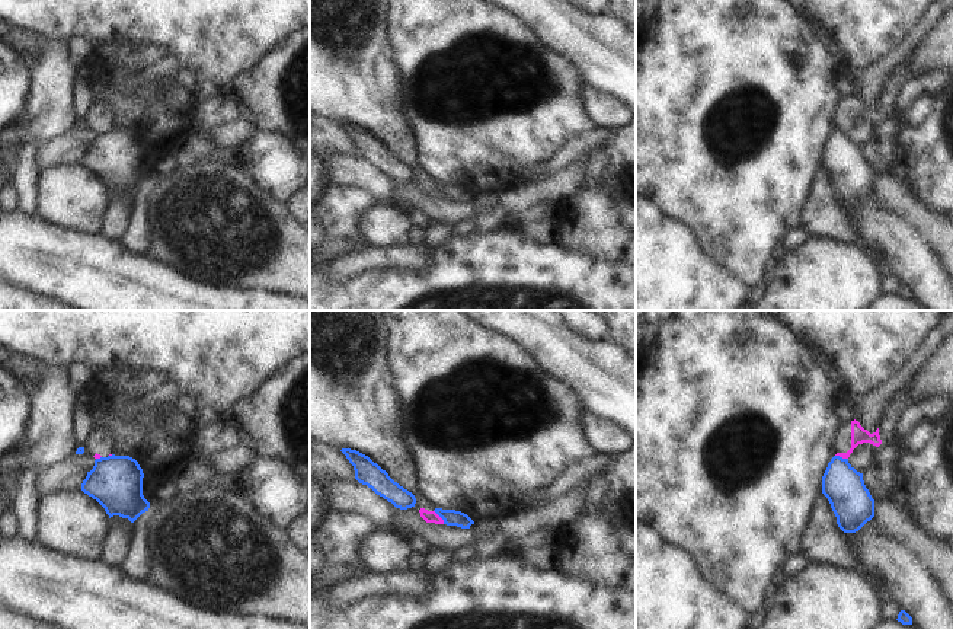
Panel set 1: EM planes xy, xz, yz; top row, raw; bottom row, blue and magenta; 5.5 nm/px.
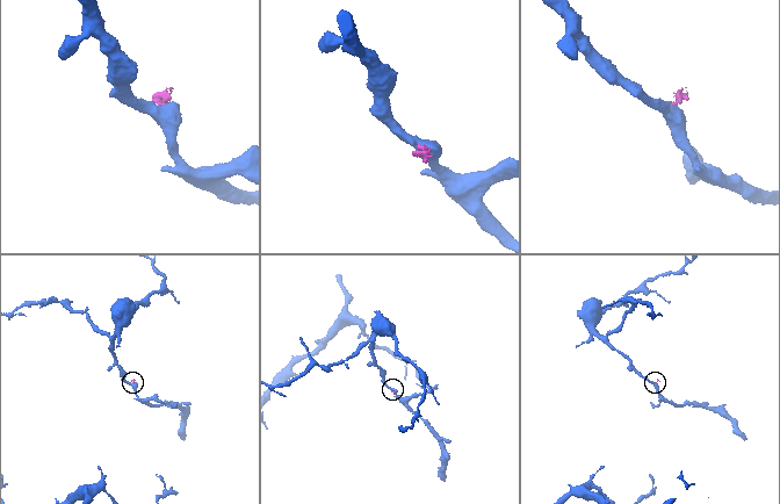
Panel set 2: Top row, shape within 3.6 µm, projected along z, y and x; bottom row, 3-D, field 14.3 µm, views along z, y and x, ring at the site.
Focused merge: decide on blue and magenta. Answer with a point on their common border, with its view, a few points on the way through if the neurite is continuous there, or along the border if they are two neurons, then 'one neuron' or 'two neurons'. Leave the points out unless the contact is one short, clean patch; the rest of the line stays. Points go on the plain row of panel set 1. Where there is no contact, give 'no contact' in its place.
contact xz (440, 190); border xz (434, 184), (444, 197); two neurons

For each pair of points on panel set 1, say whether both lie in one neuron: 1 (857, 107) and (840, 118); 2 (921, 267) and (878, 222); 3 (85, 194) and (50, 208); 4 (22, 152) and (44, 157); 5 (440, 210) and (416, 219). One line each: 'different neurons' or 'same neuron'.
1: same neuron
2: same neuron
3: same neuron
4: different neurons
5: different neurons

